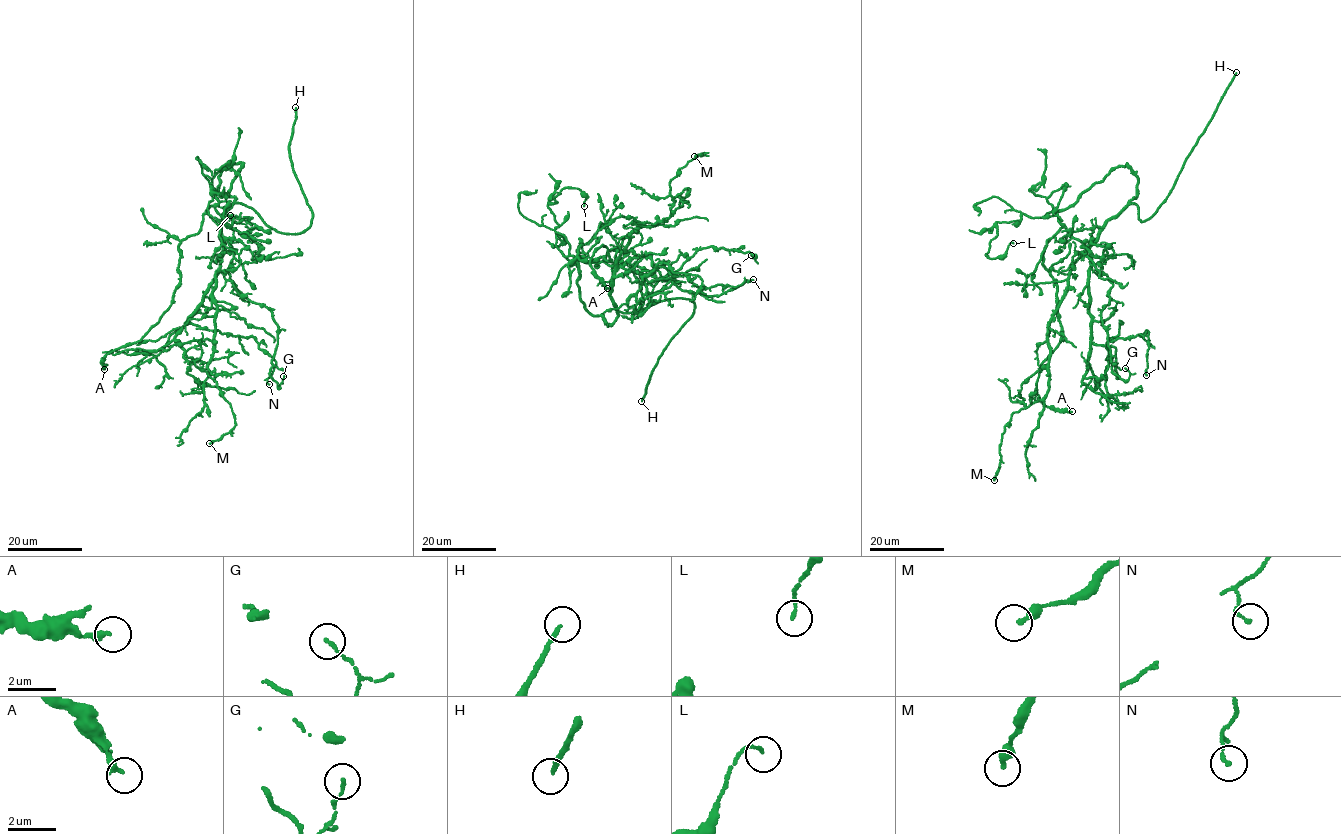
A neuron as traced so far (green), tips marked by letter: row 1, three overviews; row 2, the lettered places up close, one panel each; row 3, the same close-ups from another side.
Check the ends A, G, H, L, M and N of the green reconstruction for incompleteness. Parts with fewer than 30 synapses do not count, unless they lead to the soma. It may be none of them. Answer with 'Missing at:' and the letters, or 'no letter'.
Missing at: H

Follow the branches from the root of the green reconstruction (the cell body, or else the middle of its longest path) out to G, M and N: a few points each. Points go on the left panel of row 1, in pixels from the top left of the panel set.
G: (232, 217), (221, 229), (233, 253), (229, 279), (272, 313), (278, 335), (270, 373), (279, 387), (283, 376)
M: (232, 217), (225, 216), (220, 232), (207, 368), (235, 425), (209, 443)
N: (232, 217), (225, 216), (222, 225), (218, 274), (183, 326), (192, 323), (253, 337), (275, 362), (269, 384)

